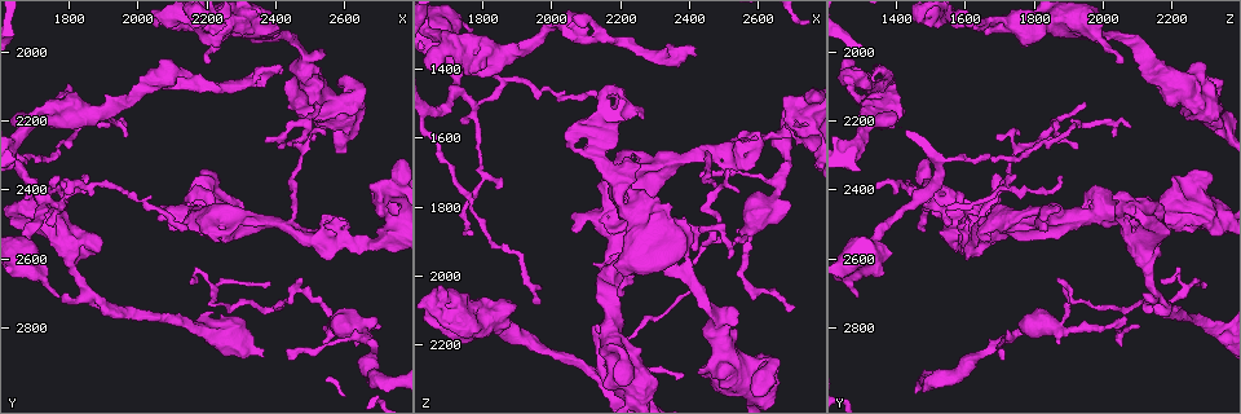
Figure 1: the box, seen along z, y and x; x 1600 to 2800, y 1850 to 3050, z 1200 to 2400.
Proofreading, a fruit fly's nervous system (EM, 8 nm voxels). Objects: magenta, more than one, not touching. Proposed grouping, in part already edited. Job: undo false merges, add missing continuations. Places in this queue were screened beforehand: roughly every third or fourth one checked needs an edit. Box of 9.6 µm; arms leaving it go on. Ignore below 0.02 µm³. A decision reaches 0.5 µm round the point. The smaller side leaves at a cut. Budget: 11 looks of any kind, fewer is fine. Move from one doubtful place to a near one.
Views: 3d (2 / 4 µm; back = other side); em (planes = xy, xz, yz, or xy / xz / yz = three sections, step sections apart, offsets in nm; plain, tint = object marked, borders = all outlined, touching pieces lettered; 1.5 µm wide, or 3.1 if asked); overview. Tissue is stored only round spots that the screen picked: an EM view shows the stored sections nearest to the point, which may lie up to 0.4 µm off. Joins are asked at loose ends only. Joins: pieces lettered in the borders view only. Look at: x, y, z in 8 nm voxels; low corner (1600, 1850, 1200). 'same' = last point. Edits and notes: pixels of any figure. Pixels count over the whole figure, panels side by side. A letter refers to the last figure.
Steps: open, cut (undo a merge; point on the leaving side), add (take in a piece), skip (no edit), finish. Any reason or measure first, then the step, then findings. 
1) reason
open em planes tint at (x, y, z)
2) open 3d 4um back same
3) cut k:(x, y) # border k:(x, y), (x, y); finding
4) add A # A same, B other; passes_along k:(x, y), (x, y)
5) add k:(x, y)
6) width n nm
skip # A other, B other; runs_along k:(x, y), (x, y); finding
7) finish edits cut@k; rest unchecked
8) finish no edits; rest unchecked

branch stops here
open 3d 4um at (2380, 2670, 2290)

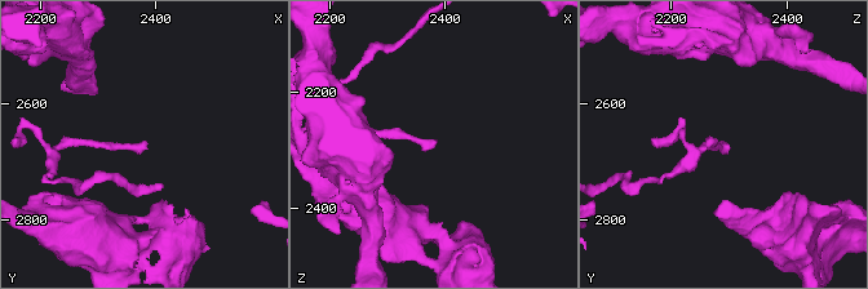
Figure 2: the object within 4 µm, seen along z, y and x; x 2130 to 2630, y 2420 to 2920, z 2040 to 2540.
need the tissue
open em planes borders at (2385, 2670, 2285)

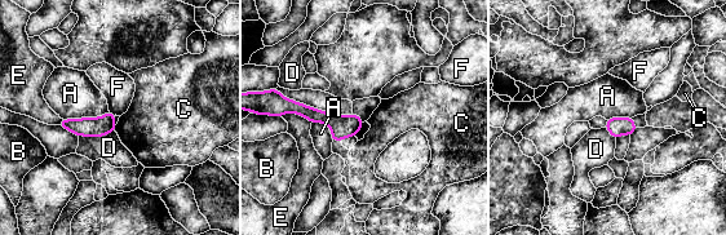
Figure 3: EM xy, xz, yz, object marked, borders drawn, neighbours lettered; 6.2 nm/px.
width 130 nm
skip # A other, B other, C other, D other, E other, F other; runs_along 3:(288, 106), (337, 124), (358, 124); none of them fits

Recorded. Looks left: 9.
branch stops here
open em planes borders at (2150, 2670, 2160)

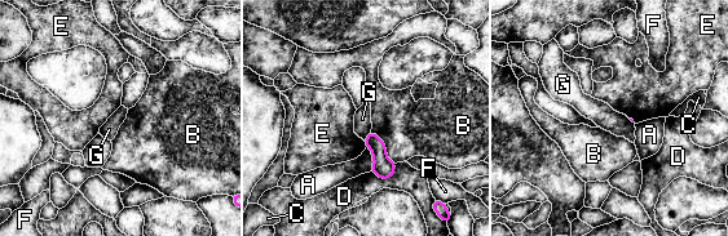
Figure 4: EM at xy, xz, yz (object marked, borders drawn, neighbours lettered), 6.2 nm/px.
skip # A other, B other, C other, D other, E other, F other, G other; border 4:(370, 130), (364, 141); none of them fits

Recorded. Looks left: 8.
abrupt turn
open em xz step 8 tint at (2460, 2690, 1910)

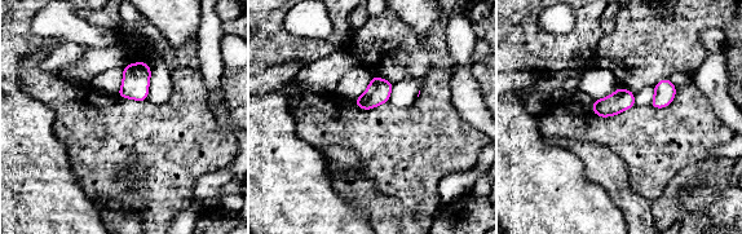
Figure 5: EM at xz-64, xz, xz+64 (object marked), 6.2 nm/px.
open em planes borders same

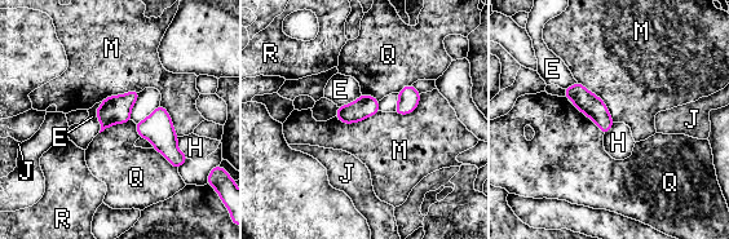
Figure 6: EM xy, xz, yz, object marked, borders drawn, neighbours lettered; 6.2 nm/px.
skip # E other, H other, J other, M other, Q other, R other; border 6:(577, 80), (601, 100), (614, 122); one neuron here

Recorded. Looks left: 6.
tapers out
open 3d 4um back at (1840, 2360, 1750)

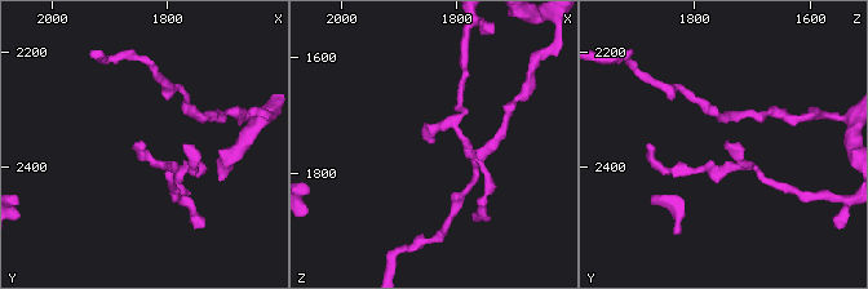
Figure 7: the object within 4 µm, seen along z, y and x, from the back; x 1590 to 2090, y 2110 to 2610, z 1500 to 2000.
open em yz step 4 borders at (1840, 2355, 1750)

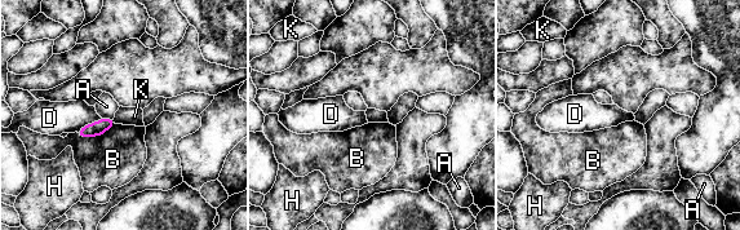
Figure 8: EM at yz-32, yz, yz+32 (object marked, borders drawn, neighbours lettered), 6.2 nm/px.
another direction
open em planes borders same

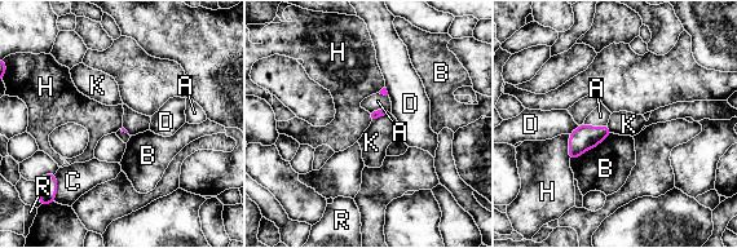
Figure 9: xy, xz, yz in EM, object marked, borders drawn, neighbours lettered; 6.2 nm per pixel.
skip # A other, B other, C other, D other, H other, K other, R other; border 9:(570, 134), (569, 159); none of them fits

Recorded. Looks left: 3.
an open end
open em planes borders at (1790, 2090, 1400)

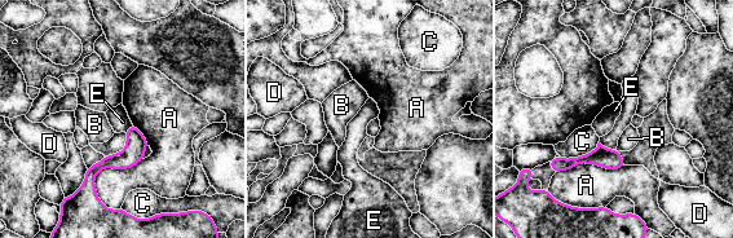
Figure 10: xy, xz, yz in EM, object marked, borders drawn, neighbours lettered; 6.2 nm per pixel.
longest_contact A 400 nm
skip # A other, B other, C other, D other, E other; border 10:(132, 124), (126, 132); none of them fits

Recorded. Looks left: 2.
finish no edits; rest unchecked

